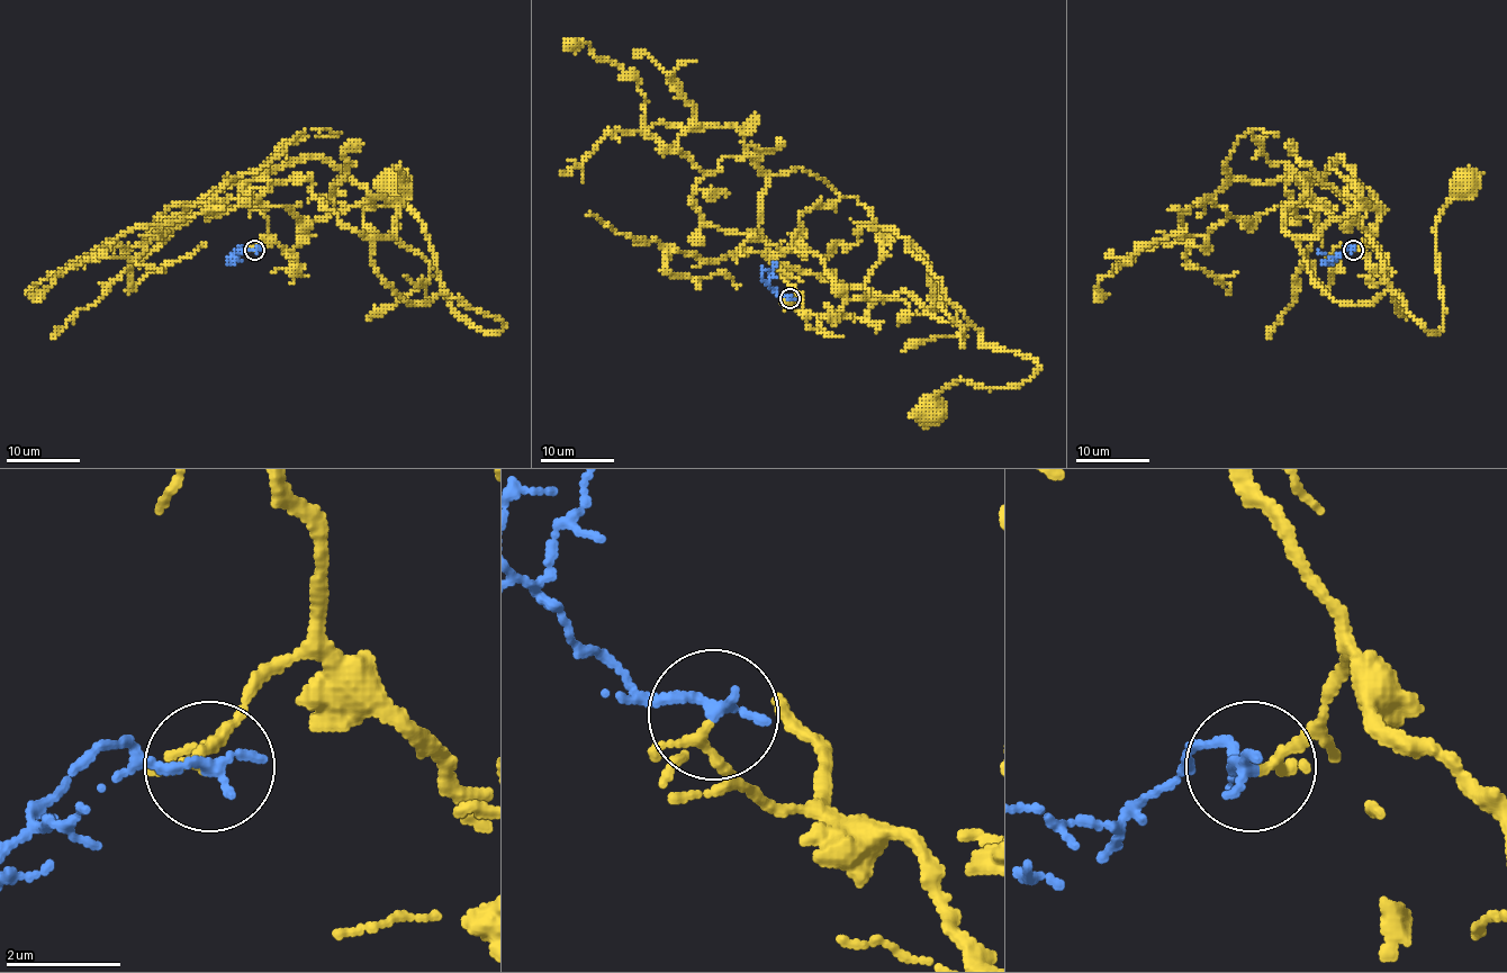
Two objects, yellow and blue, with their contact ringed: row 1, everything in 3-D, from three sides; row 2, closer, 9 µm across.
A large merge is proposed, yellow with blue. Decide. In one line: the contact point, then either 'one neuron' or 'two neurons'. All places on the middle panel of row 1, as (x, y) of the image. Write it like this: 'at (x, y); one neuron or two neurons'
at (790, 298); one neuron

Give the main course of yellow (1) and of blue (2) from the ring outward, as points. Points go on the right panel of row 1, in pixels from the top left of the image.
1: (1354, 249), (1343, 159), (1363, 203), (1299, 242), (1306, 271), (1436, 332), (1464, 182)
2: (1354, 249), (1346, 248), (1337, 257), (1317, 252)

